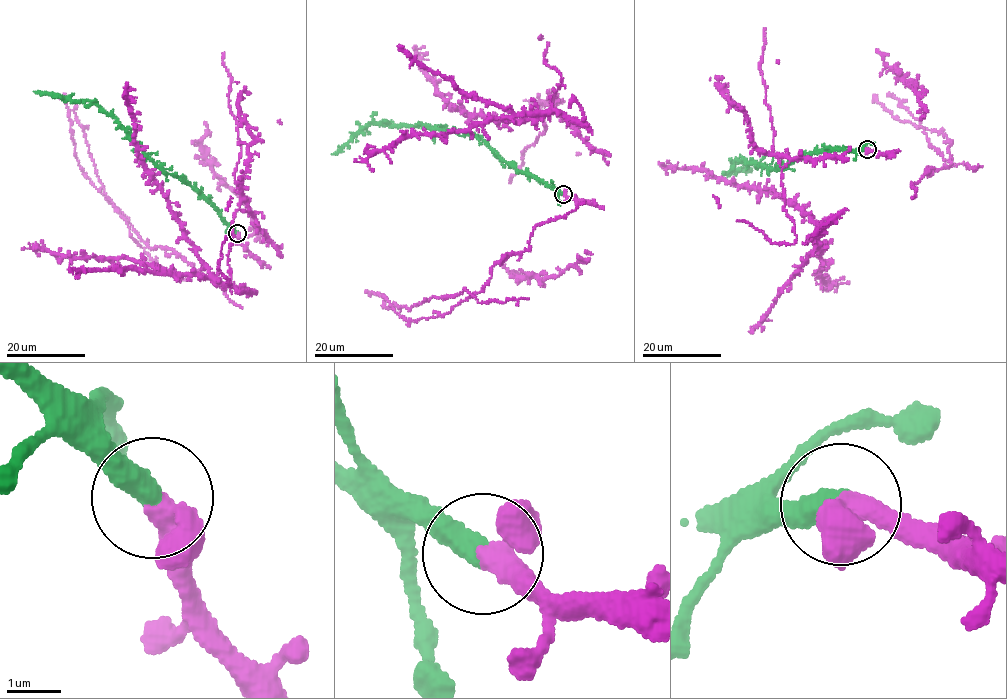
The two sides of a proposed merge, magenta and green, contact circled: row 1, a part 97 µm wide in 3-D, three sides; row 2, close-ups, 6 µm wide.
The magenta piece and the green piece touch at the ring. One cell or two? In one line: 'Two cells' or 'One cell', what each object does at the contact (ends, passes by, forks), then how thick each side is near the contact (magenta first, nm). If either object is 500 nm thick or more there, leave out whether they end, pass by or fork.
One cell. At the ring magenta passes by. At the ring green ends. Thickness 340 nm (magenta) against 460 nm

